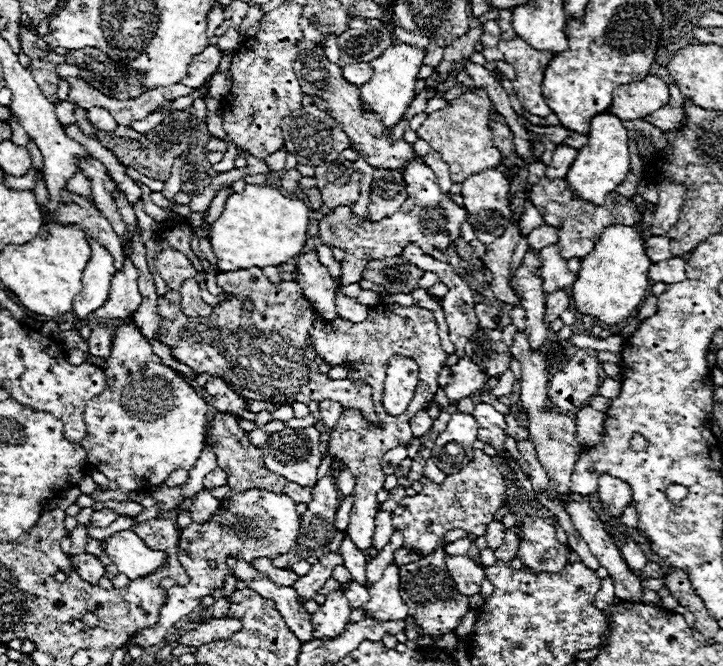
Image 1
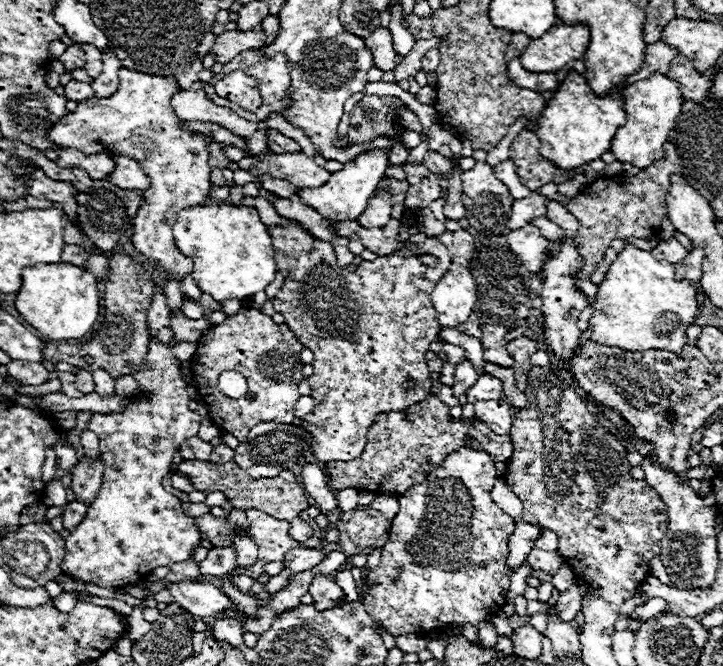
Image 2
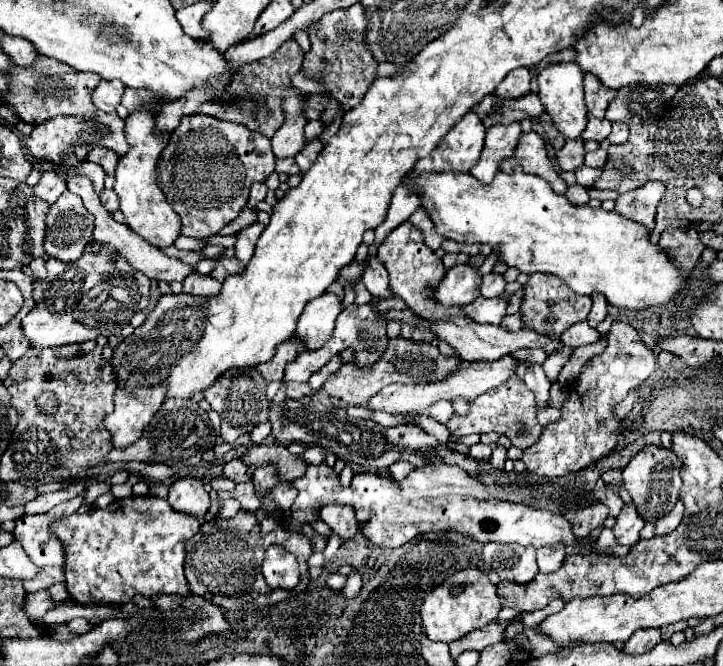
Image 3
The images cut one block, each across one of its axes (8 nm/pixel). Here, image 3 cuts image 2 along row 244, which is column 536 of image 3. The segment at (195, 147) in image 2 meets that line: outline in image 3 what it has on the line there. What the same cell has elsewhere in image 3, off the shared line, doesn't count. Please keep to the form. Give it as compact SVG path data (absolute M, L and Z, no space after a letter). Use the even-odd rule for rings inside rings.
M522 132L514 154L500 162L500 170L504 170L504 172L512 172L516 166L522 166L524 172L528 172L528 174L544 178L556 194L566 192L566 182L558 176L558 170L550 162L546 144L540 138L540 134L536 134L536 132L524 134Z

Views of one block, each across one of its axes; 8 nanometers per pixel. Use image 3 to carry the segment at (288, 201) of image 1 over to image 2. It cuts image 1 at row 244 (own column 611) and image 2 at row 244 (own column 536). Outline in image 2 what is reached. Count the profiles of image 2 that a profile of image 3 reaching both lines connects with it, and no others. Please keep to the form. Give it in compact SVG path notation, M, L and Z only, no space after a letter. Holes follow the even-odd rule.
M210 204L186 208L178 214L174 240L184 256L192 258L192 278L196 286L222 302L228 298L246 298L264 290L276 276L272 238L256 208L236 204Z

